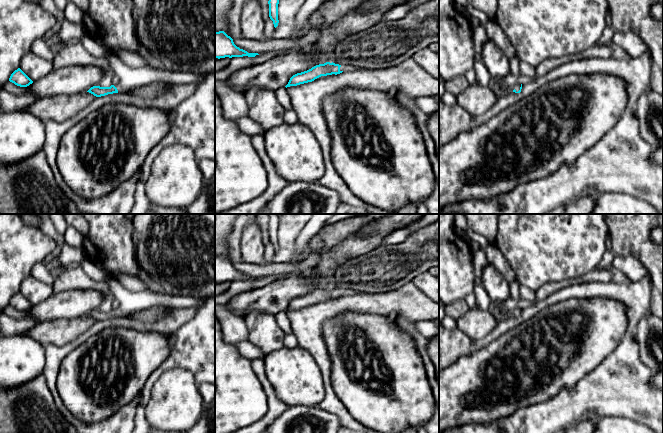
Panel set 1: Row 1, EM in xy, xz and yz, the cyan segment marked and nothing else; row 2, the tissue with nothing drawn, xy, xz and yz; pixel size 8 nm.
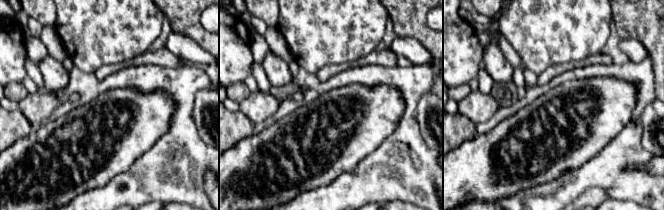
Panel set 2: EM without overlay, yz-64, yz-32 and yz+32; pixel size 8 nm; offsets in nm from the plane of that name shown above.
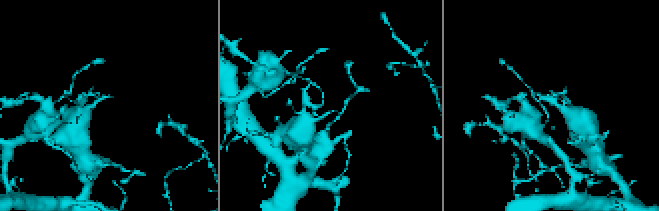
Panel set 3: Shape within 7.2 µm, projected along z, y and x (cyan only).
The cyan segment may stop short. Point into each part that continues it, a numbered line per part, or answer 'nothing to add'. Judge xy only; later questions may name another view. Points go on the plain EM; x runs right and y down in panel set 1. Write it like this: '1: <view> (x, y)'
1: xy (129, 302)

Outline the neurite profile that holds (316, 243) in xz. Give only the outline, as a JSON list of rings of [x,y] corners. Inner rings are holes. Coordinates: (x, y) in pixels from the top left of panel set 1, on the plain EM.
[[[324,225],[318,231],[318,233],[310,239],[310,250],[309,250],[309,254],[307,255],[307,257],[309,255],[313,254],[313,253],[318,253],[319,254],[323,251],[324,240],[322,238],[322,232],[323,232],[325,227],[326,227],[326,225]]]

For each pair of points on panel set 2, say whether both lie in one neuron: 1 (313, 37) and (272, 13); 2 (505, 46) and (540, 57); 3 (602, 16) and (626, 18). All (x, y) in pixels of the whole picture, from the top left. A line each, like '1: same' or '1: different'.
1: different
2: different
3: different

